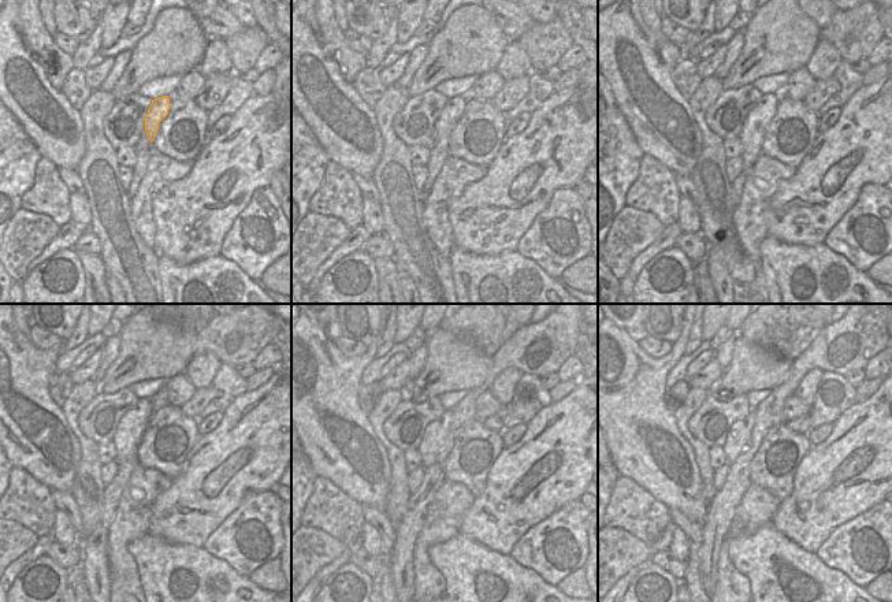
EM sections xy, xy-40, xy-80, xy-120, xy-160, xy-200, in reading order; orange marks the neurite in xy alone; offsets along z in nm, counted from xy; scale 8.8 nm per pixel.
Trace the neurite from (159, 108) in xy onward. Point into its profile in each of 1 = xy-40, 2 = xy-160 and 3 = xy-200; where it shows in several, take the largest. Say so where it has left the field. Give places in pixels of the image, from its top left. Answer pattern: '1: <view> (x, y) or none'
1: xy-40 (465, 108)
2: xy-160 (434, 437)
3: xy-200 (738, 439)

